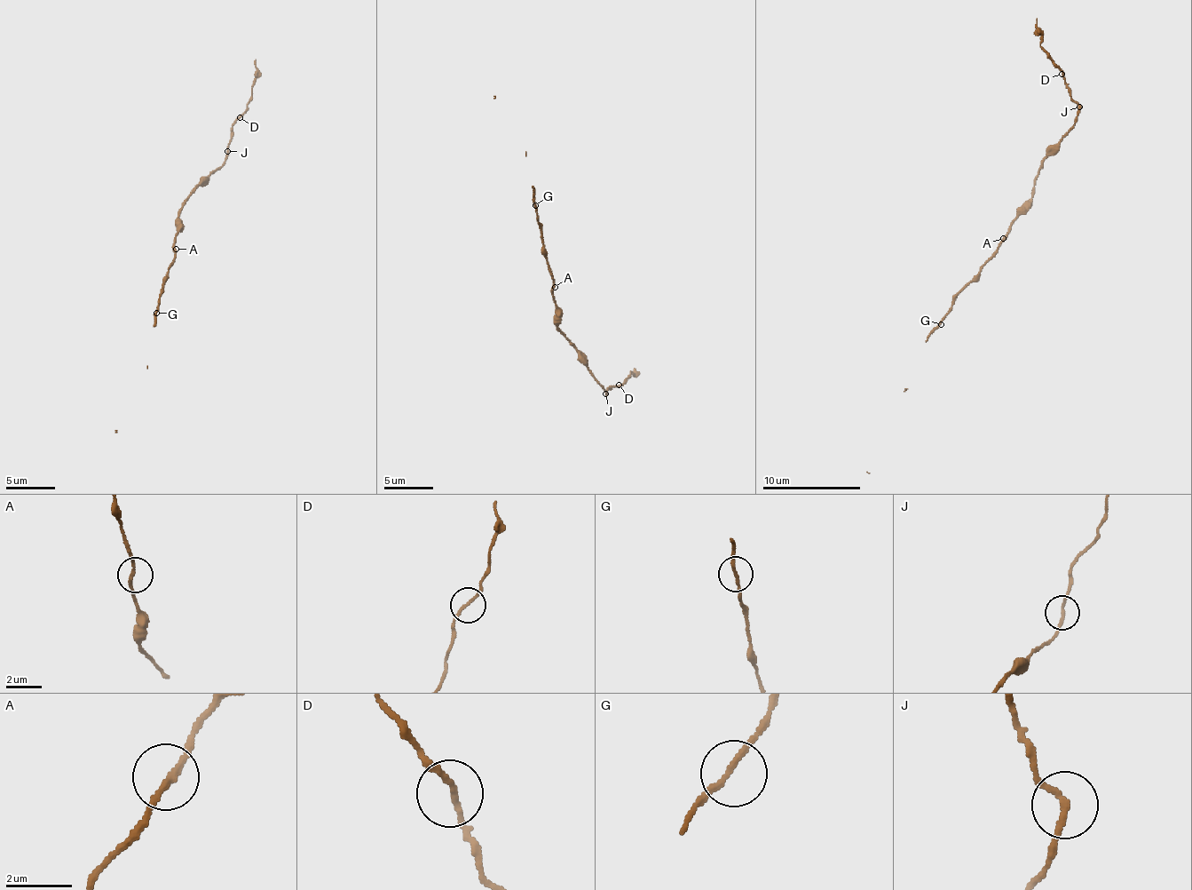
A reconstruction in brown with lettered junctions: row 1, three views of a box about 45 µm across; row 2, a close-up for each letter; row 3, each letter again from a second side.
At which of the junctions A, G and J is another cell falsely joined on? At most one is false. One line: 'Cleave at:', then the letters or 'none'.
Cleave at: J

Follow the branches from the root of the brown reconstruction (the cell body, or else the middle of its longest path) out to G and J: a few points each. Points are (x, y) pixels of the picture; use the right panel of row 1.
G: (1003, 239), (998, 250), (956, 297), (951, 312), (941, 324)
J: (1003, 239), (1032, 197), (1035, 176), (1039, 165), (1074, 123), (1078, 106)

